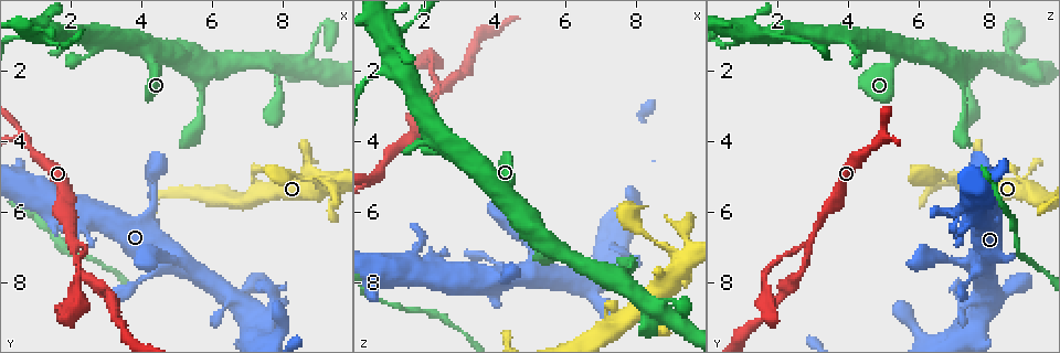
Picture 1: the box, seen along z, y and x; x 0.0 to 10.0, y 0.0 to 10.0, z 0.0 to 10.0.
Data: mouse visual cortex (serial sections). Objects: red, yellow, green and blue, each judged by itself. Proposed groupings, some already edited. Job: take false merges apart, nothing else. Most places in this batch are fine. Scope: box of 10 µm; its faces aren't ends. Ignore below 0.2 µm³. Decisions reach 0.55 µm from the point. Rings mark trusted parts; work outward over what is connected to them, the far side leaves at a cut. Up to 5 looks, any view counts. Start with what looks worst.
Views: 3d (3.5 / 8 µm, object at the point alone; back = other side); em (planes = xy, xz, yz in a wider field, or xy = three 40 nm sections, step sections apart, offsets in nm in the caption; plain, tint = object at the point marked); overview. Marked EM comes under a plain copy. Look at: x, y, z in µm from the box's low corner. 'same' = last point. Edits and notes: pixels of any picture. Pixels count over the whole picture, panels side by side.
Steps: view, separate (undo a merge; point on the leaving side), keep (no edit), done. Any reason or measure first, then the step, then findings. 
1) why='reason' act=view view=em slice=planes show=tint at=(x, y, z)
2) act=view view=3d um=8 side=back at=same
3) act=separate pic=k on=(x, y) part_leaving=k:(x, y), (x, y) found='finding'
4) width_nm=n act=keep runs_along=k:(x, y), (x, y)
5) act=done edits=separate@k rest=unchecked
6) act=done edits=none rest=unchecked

why='branch point' act=view view=3d um=3.5 at=(2.05, 6.75, 3.05)

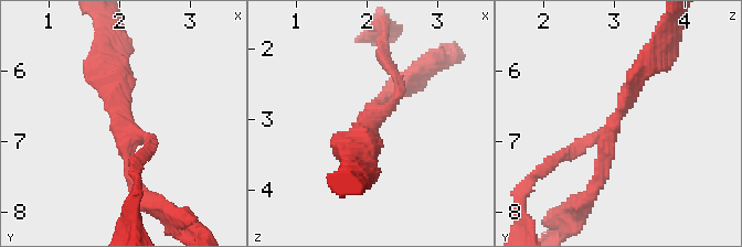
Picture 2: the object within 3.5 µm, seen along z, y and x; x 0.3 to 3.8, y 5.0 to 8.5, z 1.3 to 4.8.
arms=3 arm_widths_nm=150,200,300 why='shape alone is not enough' act=view view=em slice=xy step=2 show=tint at=(2.00, 6.75, 3.00)

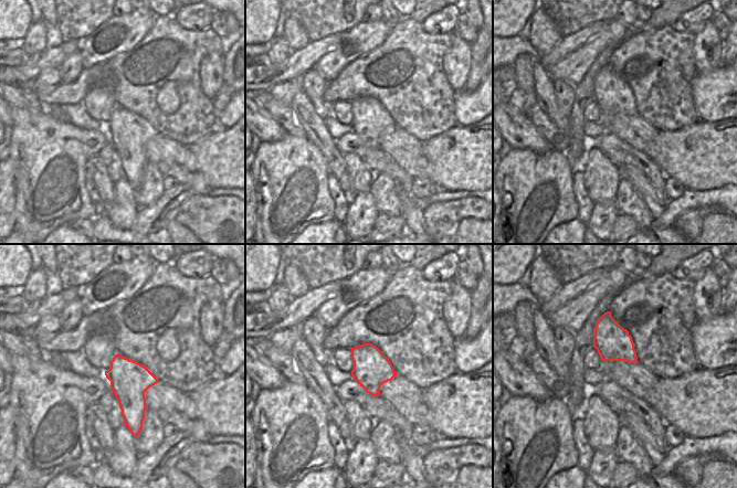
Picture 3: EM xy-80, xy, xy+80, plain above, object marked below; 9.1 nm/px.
why='another direction' act=view view=em slice=planes show=tint at=same

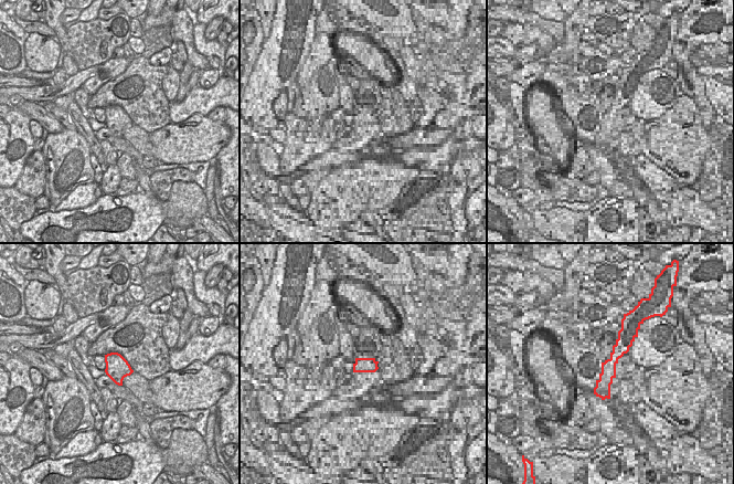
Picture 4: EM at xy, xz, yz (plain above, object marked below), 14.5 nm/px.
act=keep runs_along=2:(649, 62), (613, 122), (591, 194) found='one cell here'

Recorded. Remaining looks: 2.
why='abrupt turn' act=view view=em slice=xy step=2 show=tint at=(9.10, 5.30, 7.25)

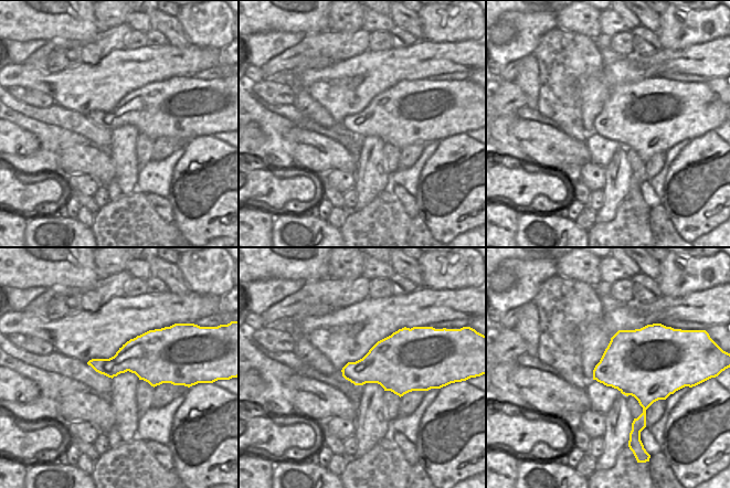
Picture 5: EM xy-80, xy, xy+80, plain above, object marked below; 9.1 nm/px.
act=view view=3d um=3.5 at=same

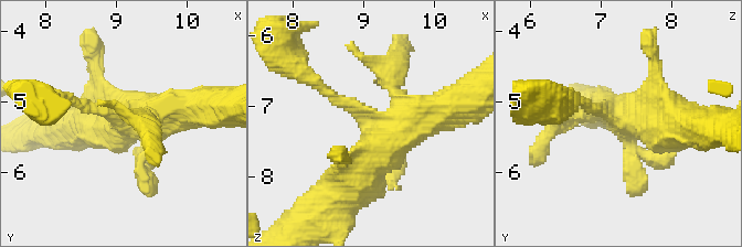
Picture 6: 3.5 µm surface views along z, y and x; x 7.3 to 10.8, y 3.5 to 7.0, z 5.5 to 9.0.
width_nm=420 act=keep runs_along=6:(695, 124), (610, 120), (591, 106) found='continuous, no second cell'

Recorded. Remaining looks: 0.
act=done edits=none rest=unchecked

